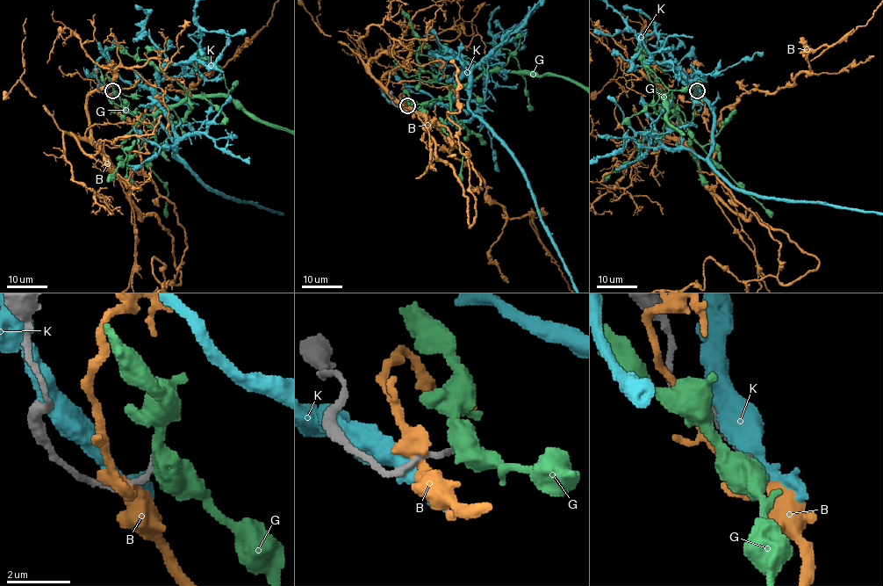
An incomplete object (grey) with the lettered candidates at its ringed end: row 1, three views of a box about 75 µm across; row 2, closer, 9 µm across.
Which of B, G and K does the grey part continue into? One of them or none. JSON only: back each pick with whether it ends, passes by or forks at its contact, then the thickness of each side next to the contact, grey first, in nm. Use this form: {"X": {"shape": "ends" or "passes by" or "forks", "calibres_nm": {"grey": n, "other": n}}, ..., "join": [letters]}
{"join": []}

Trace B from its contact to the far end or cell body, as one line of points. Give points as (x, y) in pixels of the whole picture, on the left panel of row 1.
B: (109, 94), (136, 133), (141, 173), (132, 173), (129, 193), (129, 285)

